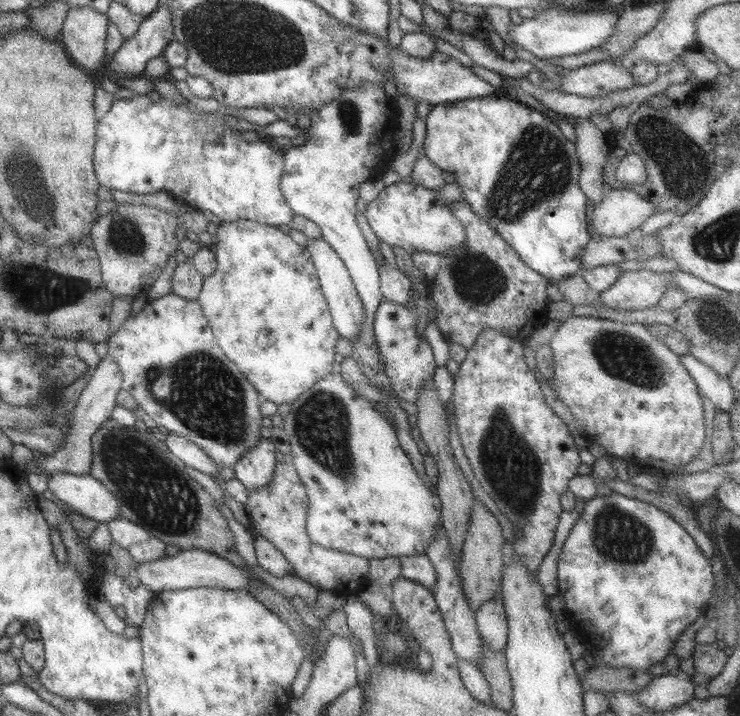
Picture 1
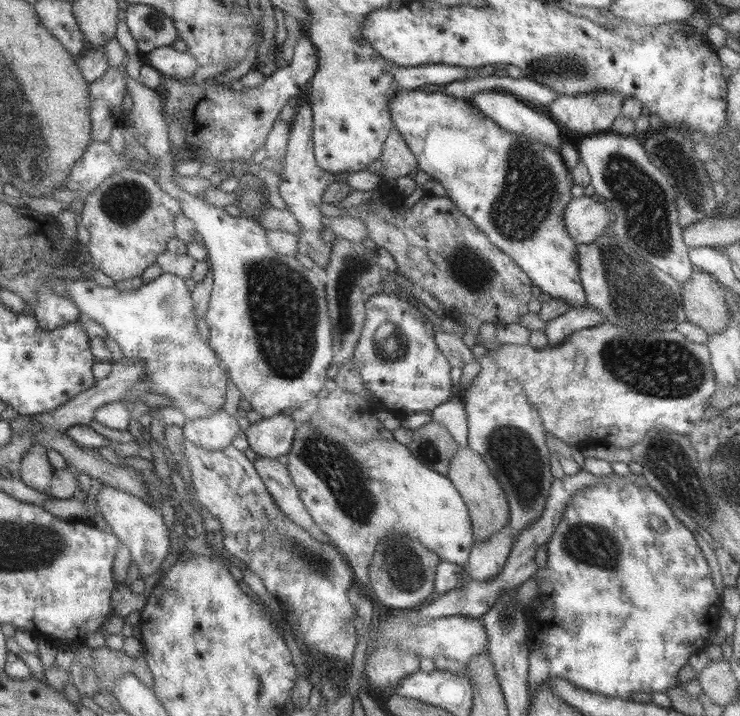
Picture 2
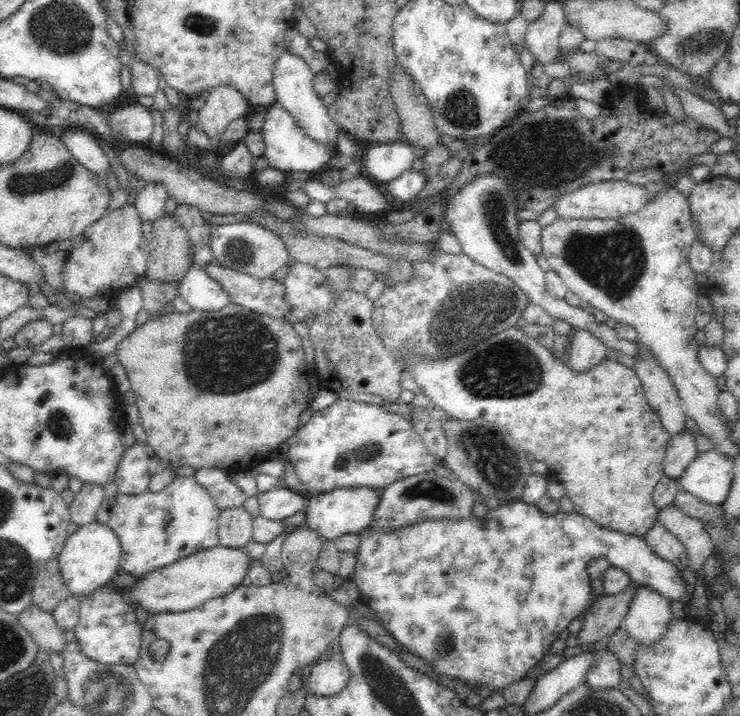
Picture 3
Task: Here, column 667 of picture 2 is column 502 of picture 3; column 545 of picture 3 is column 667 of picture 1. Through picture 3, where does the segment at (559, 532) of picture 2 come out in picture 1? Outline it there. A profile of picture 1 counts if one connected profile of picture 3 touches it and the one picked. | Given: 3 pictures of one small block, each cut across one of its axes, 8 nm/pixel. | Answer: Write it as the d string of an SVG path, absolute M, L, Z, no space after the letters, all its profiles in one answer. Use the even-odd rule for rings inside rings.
M617 493L609 497L597 495L591 500L585 501L581 513L568 532L565 542L561 545L557 559L556 578L558 581L557 593L561 595L565 603L564 614L571 621L573 629L581 636L584 644L595 648L595 652L601 656L603 665L642 671L646 671L647 666L651 666L655 662L661 662L667 654L671 653L671 647L677 640L677 636L706 610L709 600L711 600L711 594L713 594L714 585L710 561L699 550L693 537L677 521L648 502Z

